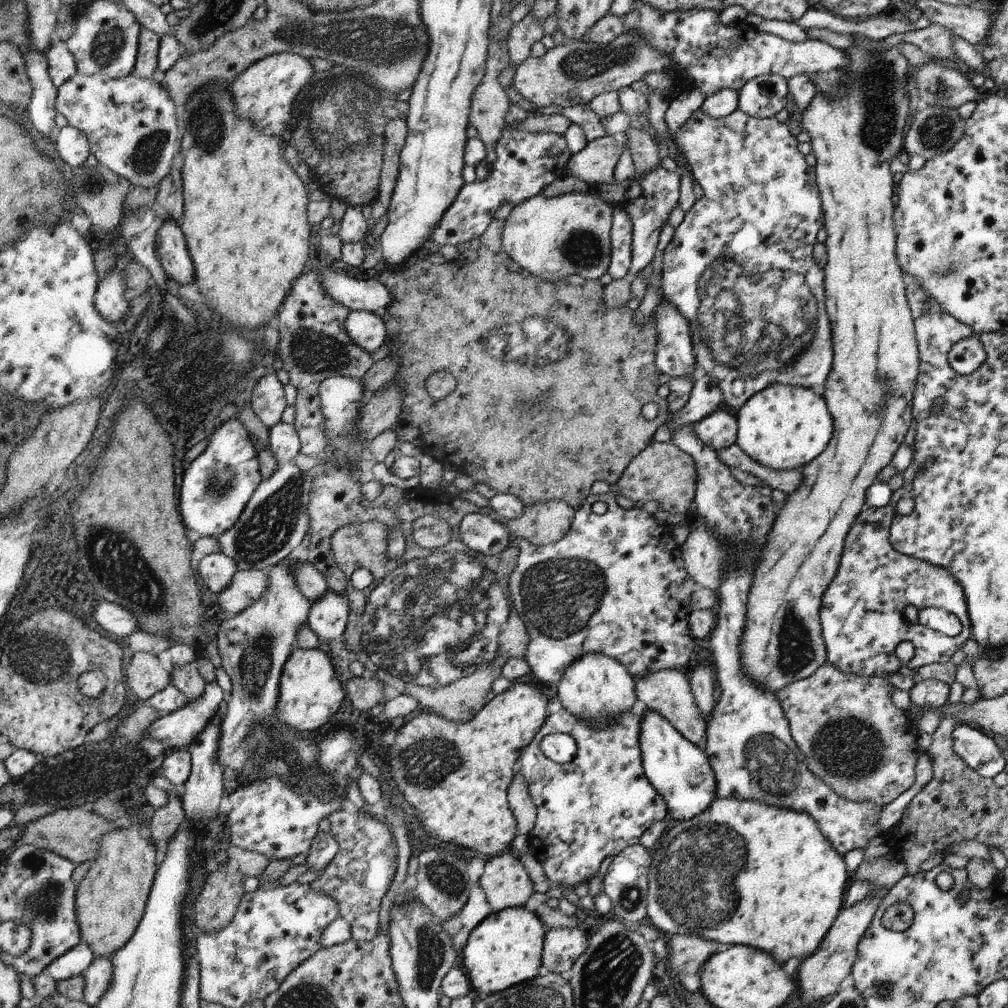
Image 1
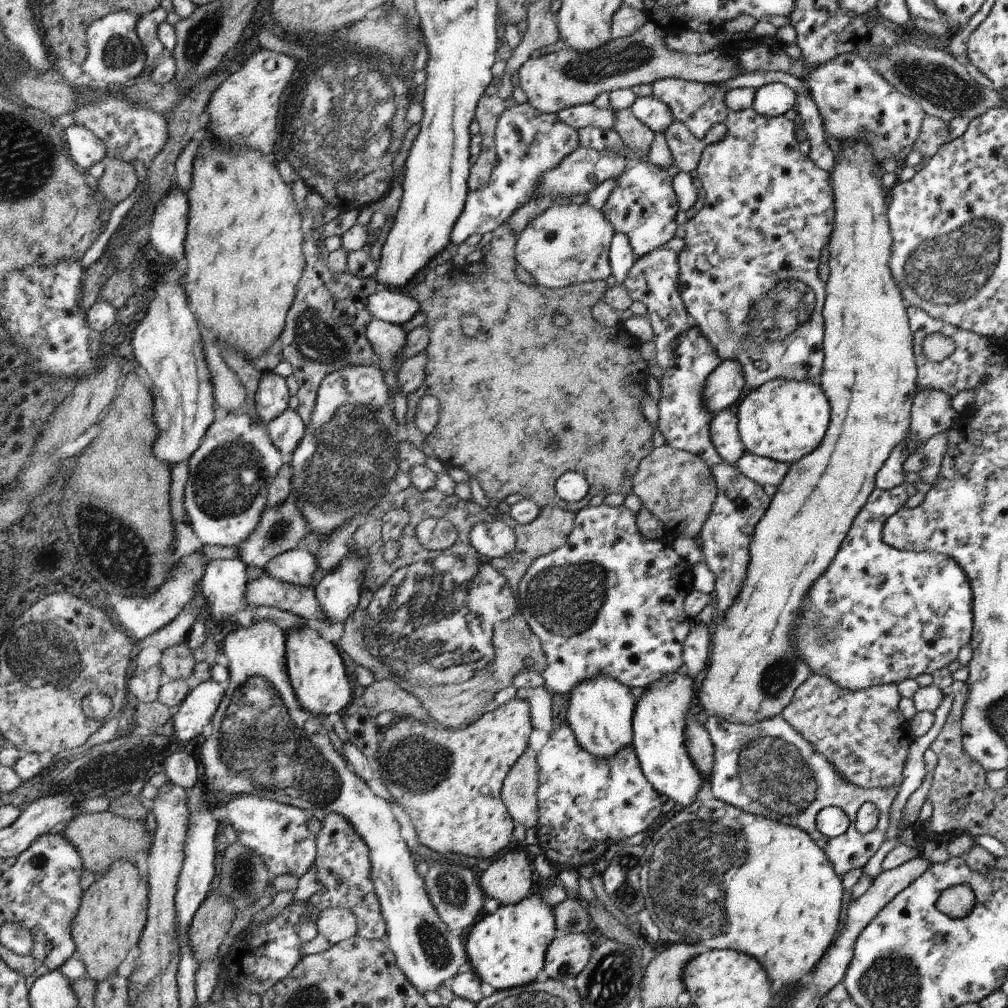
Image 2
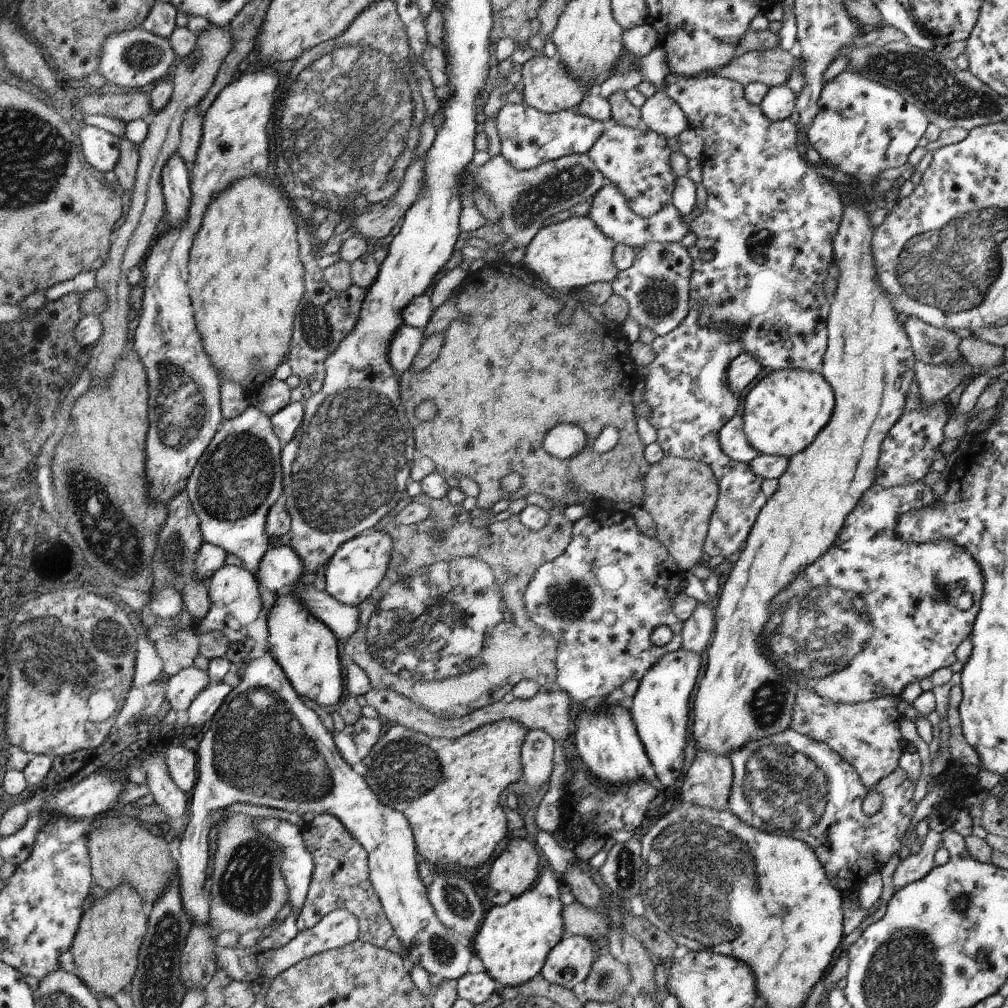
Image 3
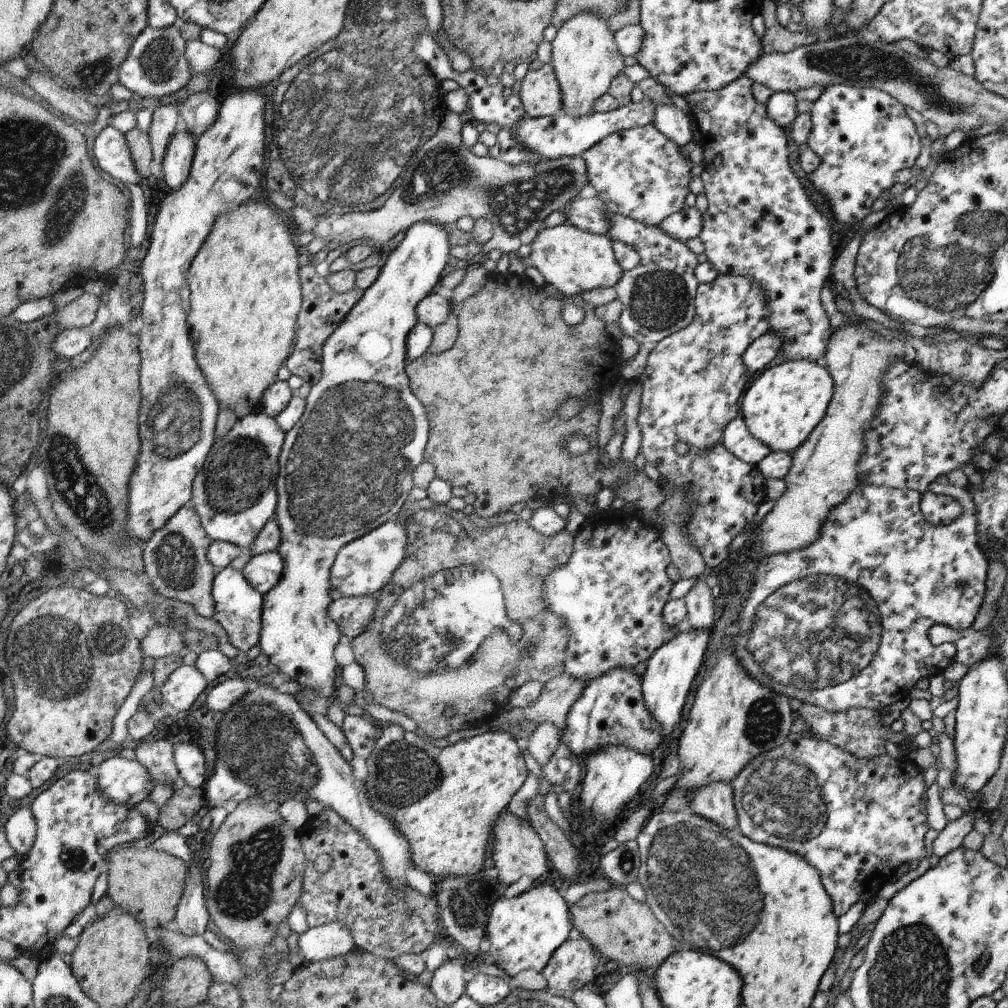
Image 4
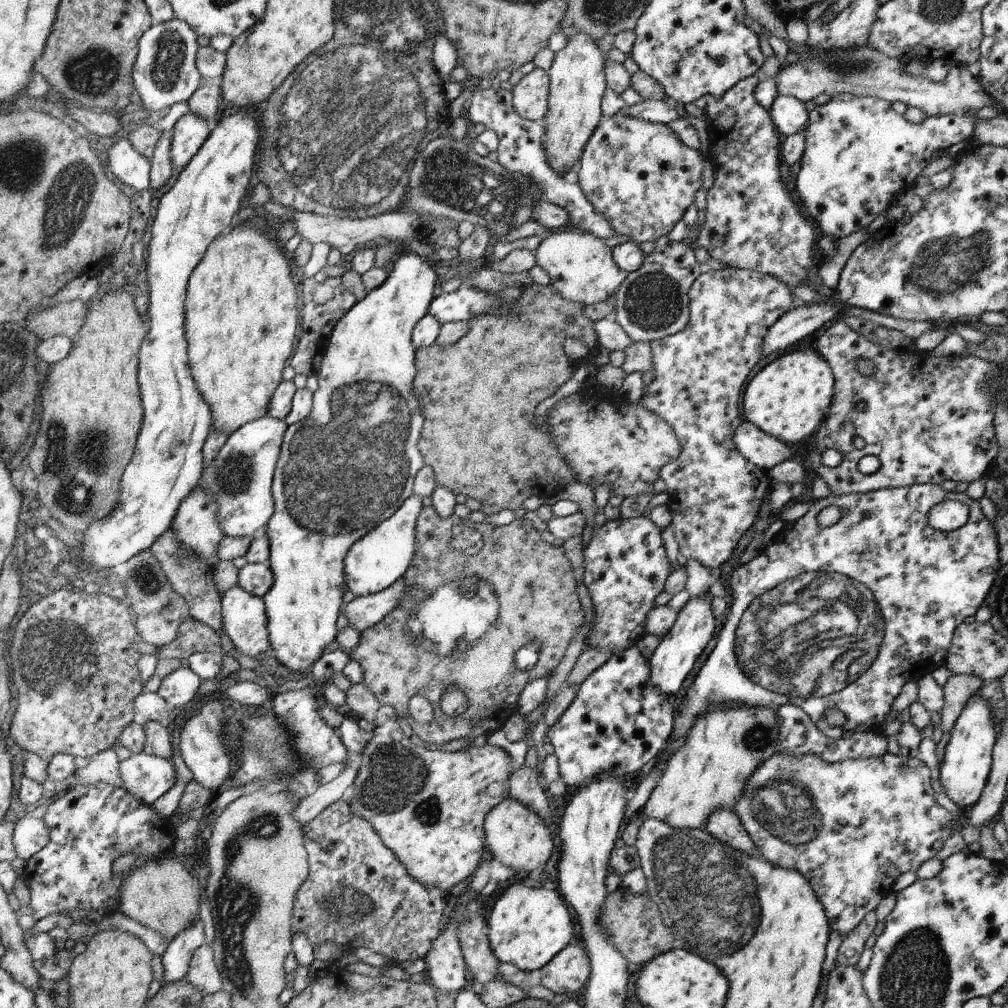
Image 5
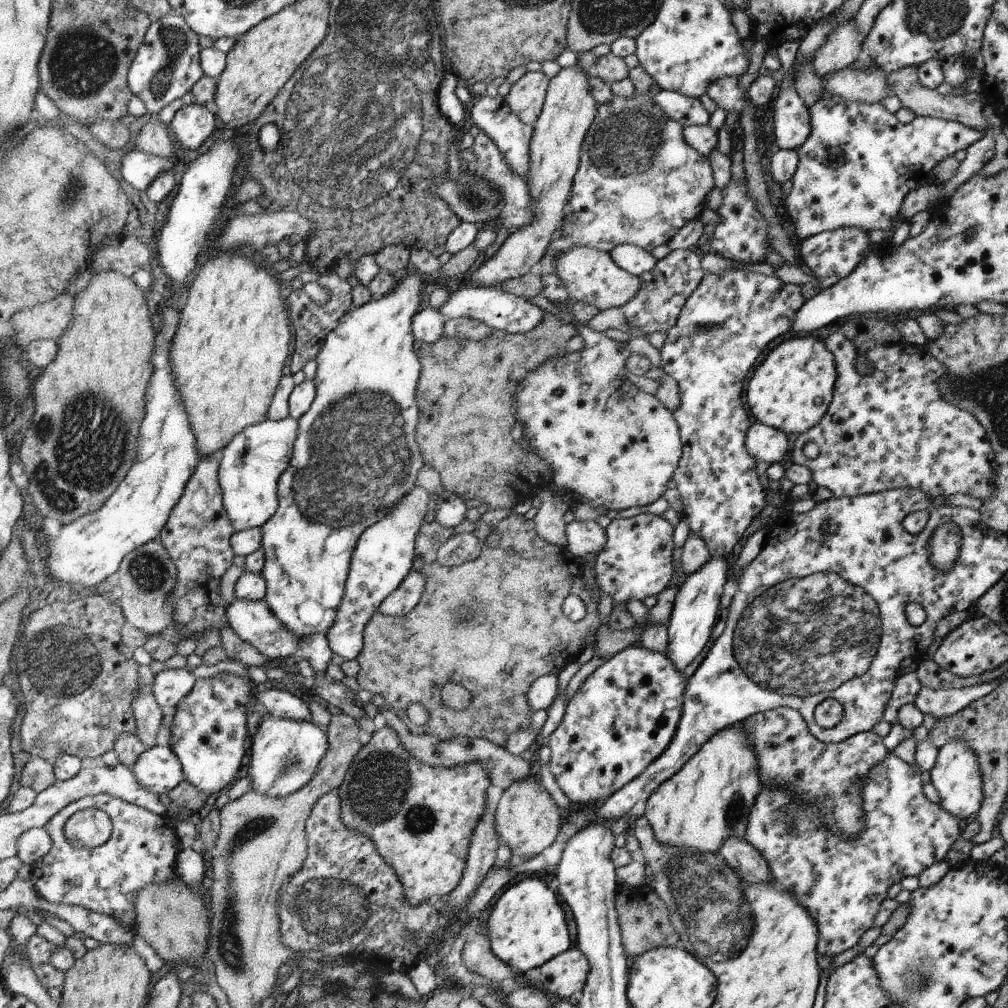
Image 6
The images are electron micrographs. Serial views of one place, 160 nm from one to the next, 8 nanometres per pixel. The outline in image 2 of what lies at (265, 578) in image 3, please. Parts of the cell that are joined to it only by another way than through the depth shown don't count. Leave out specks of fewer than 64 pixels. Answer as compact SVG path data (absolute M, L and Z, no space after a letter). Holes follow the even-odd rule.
M294 547L269 560L264 574L284 583L311 585L317 567L317 560L310 551Z

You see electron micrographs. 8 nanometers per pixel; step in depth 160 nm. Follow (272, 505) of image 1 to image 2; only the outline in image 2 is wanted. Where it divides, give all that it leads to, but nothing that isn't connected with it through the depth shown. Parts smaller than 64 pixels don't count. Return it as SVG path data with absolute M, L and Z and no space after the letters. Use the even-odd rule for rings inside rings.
M288 407L278 418L267 423L266 427L270 431L270 440L288 459L303 439L307 426L302 417L294 409ZM290 496L284 504L268 507L263 512L262 522L255 531L238 547L238 557L248 567L258 567L265 570L266 563L275 556L296 547L296 544L307 534L307 522L297 507L296 498Z

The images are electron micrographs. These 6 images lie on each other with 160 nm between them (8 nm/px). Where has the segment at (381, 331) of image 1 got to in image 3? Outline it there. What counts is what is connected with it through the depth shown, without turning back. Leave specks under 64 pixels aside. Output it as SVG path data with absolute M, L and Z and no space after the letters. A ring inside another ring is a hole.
M404 324L396 331L395 338L391 340L391 350L388 353L396 376L400 376L412 368L425 339L425 332L421 328Z

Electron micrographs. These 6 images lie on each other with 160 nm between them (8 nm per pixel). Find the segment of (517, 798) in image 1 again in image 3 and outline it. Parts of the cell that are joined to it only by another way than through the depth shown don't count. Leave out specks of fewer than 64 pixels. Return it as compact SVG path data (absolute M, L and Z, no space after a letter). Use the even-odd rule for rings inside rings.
M529 729L522 747L523 778L516 789L517 796L527 795L525 803L536 796L542 785L549 782L554 768L555 740L542 729Z

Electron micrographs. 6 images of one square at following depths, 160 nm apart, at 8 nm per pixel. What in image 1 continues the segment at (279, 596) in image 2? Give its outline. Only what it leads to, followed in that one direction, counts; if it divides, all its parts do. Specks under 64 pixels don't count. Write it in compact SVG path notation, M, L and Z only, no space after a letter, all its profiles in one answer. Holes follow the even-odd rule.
M262 570L236 571L231 583L217 599L222 610L238 614L254 604L254 601L260 600L268 587L268 577Z

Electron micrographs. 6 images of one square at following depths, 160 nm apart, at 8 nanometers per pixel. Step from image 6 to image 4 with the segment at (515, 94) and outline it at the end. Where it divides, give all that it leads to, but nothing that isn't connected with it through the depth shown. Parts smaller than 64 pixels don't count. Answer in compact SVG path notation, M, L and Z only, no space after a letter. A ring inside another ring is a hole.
M537 58L529 64L529 69L521 80L519 97L525 112L534 118L556 115L563 106L562 88L551 63L542 64Z

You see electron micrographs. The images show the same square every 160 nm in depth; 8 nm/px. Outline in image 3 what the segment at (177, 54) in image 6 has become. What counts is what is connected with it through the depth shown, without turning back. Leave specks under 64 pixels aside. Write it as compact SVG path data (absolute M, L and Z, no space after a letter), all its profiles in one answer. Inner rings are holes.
M144 27L115 33L103 42L103 58L99 66L99 74L108 82L124 88L144 88L160 78L168 78L170 66L174 64L174 48L169 38L147 31Z

